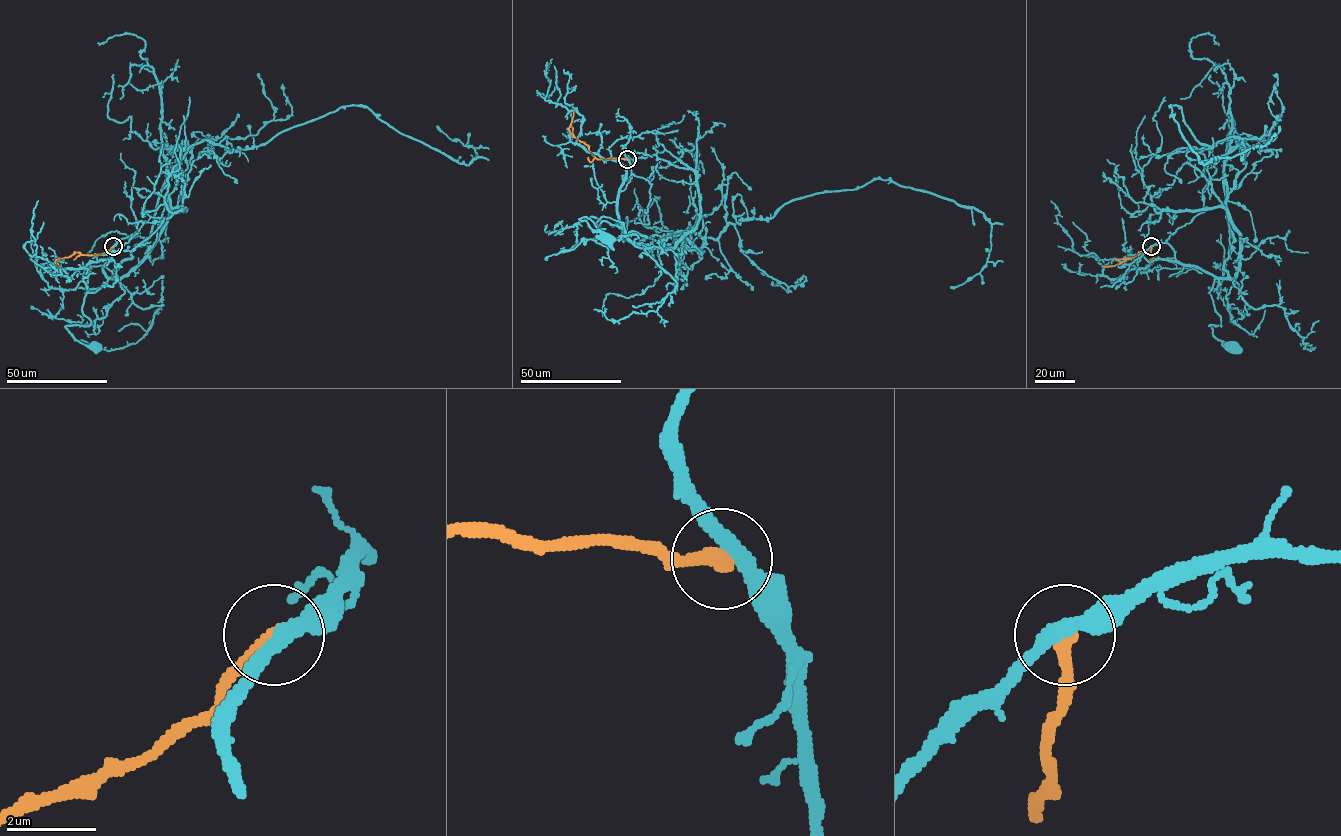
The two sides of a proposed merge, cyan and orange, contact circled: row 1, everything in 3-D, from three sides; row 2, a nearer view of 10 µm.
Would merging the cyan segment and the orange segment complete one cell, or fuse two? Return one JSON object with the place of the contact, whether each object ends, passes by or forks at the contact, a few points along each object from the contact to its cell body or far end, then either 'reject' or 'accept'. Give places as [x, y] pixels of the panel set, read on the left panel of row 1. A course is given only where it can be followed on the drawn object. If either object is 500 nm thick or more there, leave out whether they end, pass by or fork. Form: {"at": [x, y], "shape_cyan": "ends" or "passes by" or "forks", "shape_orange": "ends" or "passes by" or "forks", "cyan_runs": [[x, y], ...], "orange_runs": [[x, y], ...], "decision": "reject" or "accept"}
{"at": [113, 246], "shape_cyan": "passes by", "shape_orange": "ends", "cyan_runs": [[113, 246], [103, 265], [109, 278], [83, 300], [90, 324], [66, 326], [93, 346]], "orange_runs": [[113, 246], [99, 254], [75, 252], [55, 263], [61, 266]], "decision": "reject"}

